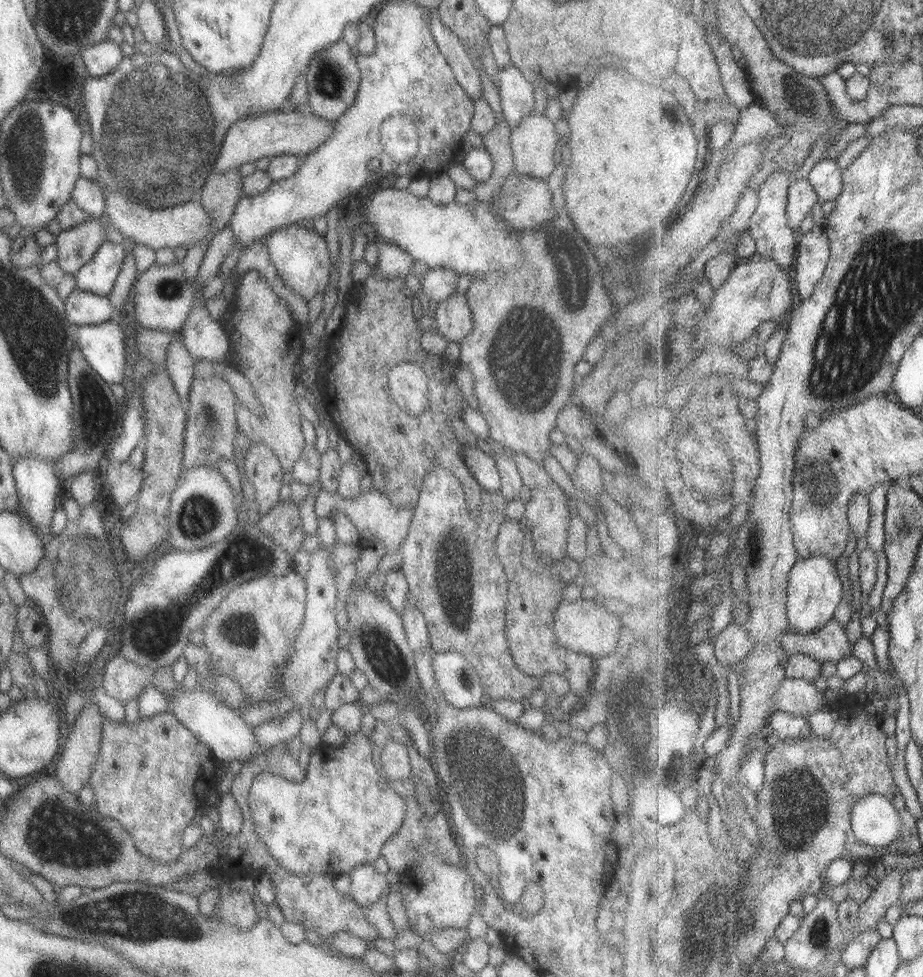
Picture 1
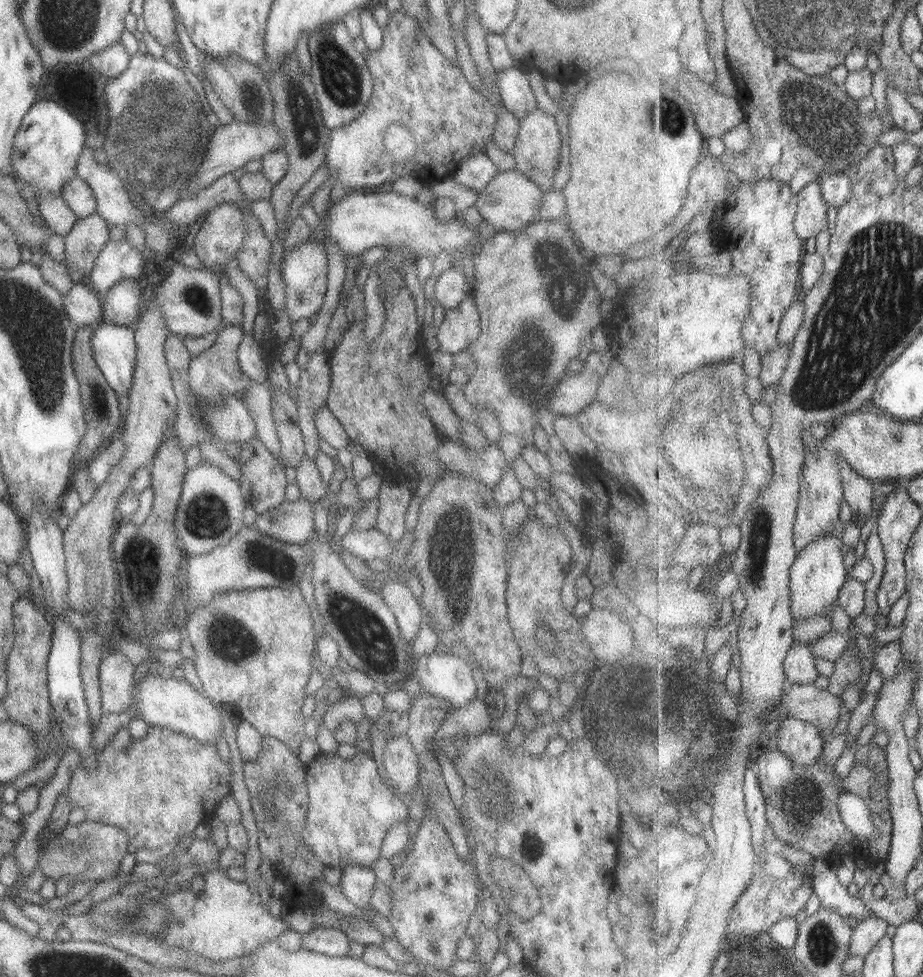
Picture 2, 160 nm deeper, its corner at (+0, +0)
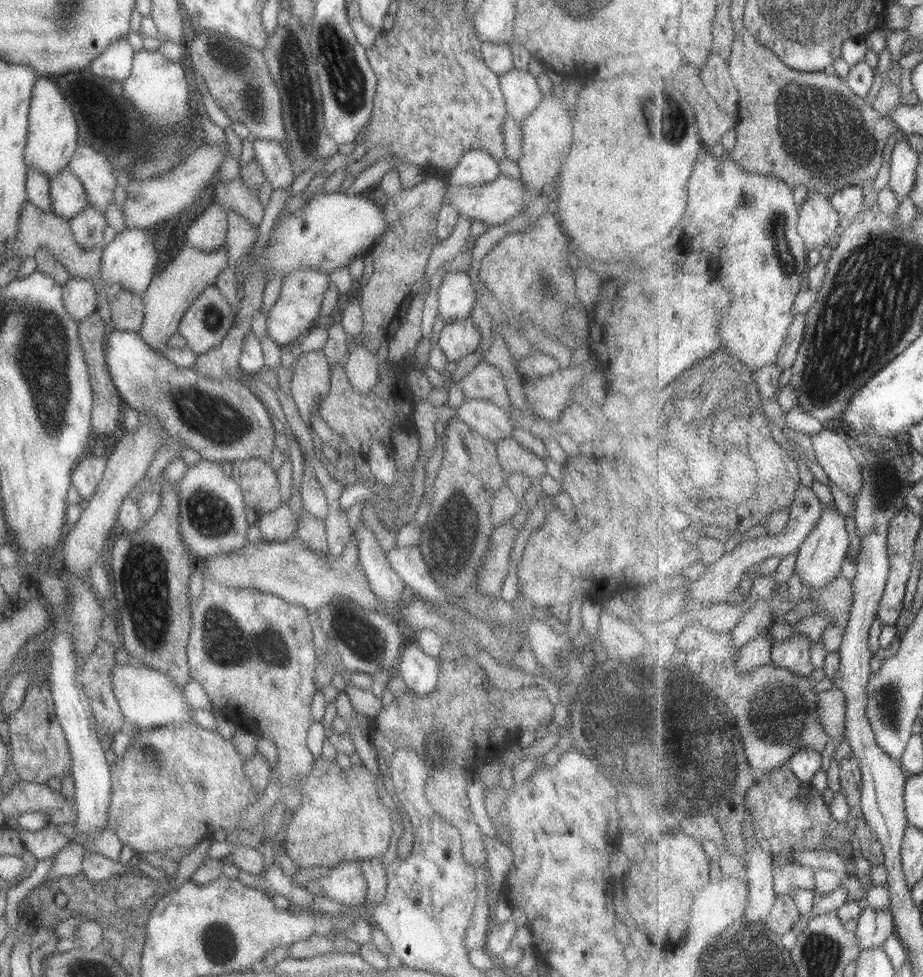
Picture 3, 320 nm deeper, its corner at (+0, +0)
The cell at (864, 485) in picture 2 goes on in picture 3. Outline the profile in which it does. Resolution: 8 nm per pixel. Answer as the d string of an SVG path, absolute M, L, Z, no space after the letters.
M827 427L819 434L812 435L812 443L815 455L817 455L817 463L824 469L826 476L854 499L861 490L863 478L861 478L861 466L856 459L856 448L851 439L837 434Z

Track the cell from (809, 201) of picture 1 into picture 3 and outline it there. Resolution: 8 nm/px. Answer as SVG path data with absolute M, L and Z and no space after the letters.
M808 192L808 198L799 206L798 231L806 241L807 250L821 250L832 246L840 234L839 222L843 215L828 197Z

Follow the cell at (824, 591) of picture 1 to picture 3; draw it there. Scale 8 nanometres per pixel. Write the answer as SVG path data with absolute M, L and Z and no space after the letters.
M825 507L817 526L798 550L795 562L795 571L805 586L809 586L810 592L817 592L817 589L830 584L832 580L842 574L842 564L844 558L848 556L849 542L851 540L849 540L849 532L845 524L845 515L839 512L837 507Z

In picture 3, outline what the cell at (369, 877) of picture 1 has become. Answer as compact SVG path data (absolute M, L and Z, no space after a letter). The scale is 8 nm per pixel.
M343 861L317 879L320 892L337 904L344 906L359 905L365 902L366 886L357 861Z

